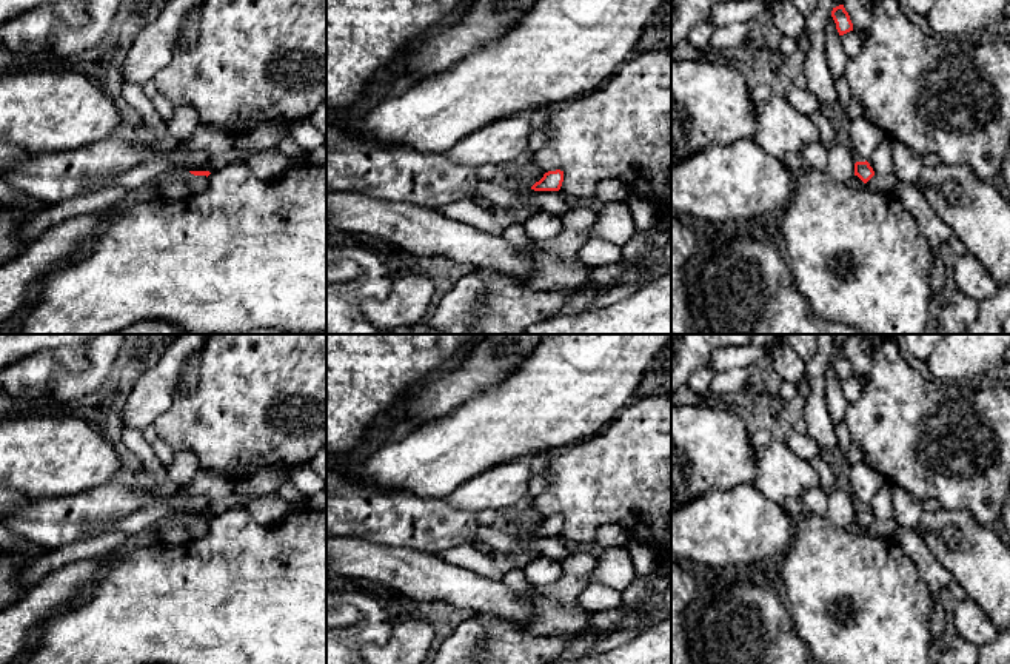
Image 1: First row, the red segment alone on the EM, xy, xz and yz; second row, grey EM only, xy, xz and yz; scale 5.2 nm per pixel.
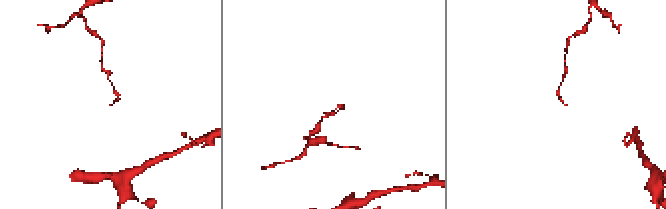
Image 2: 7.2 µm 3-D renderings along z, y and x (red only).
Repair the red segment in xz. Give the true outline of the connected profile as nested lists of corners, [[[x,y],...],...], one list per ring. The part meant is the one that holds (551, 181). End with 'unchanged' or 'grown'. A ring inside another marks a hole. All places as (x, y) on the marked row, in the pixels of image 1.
[[[548,171],[543,177],[536,182],[531,189],[534,191],[559,191],[564,182],[564,171]]]; unchanged

